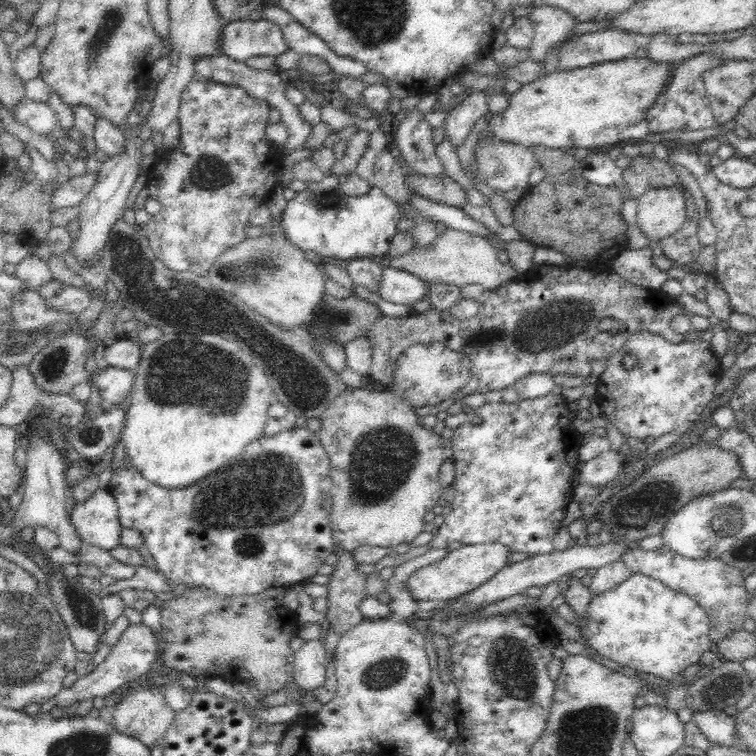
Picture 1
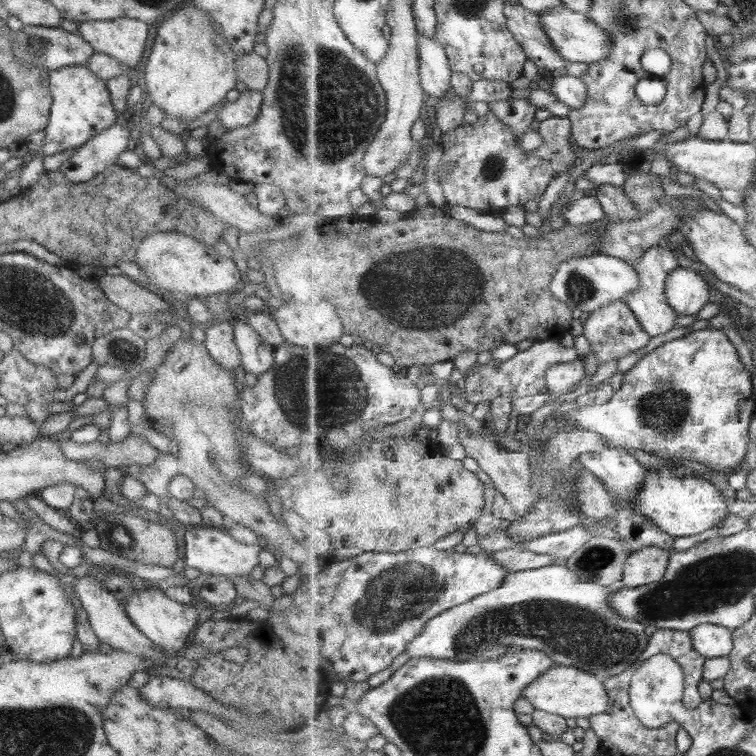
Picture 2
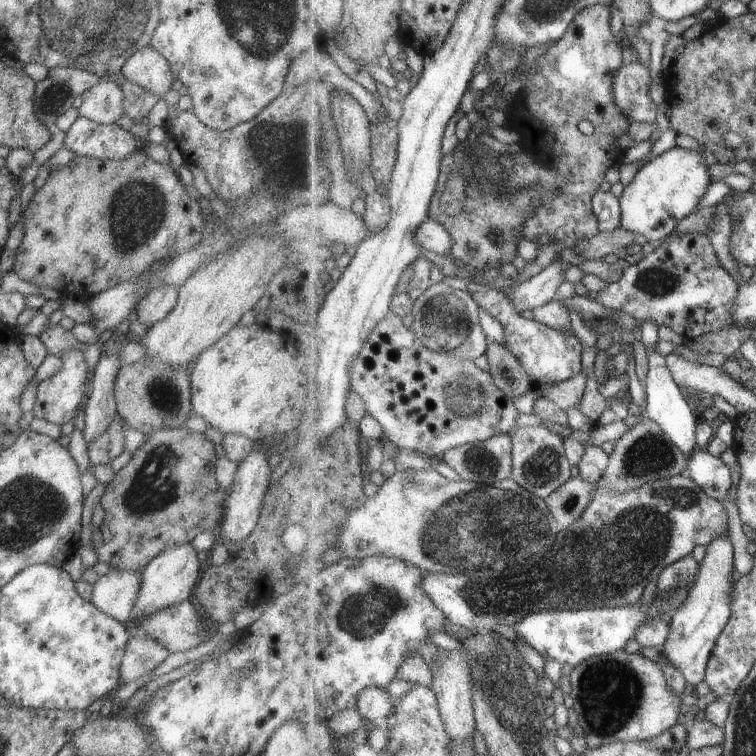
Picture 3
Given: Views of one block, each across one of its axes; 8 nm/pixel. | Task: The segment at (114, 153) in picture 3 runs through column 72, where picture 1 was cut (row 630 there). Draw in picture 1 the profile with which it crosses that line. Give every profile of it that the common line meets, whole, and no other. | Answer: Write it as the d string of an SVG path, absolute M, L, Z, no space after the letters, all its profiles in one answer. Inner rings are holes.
M130 623L122 632L113 649L104 658L103 662L97 665L94 671L88 671L87 675L78 676L71 687L63 687L52 700L44 700L42 709L38 714L50 714L55 706L65 709L74 705L78 700L94 699L96 696L105 697L116 688L123 688L124 682L133 681L135 678L151 672L152 663L158 661L158 652L158 643L156 643L156 637L154 637L152 629L144 623Z

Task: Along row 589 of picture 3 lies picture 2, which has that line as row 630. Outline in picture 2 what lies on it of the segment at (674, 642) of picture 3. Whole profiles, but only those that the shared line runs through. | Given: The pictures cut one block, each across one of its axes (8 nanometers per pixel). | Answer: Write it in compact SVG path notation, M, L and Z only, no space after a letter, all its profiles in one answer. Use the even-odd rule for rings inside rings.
M700 624L692 630L692 639L708 659L730 656L735 649L735 631L719 624Z

